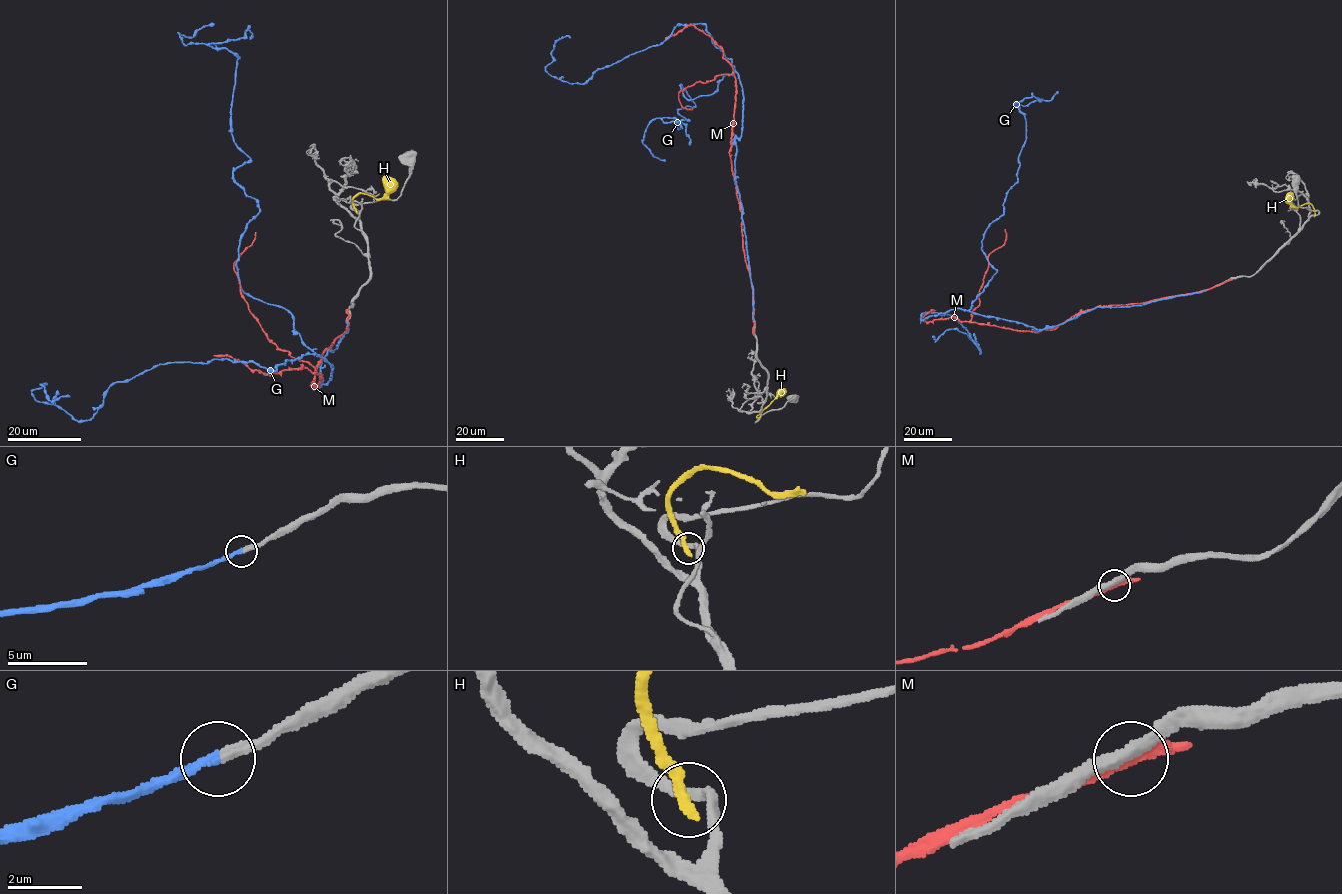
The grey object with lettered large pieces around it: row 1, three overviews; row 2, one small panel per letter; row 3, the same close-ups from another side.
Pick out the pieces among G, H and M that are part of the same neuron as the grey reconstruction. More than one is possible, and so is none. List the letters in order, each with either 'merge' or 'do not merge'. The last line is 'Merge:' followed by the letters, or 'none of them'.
G: do not merge
H: do not merge
M: do not merge
Merge: none of them

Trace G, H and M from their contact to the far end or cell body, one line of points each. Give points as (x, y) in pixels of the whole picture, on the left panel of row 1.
G: (348, 319), (320, 387), (332, 366), (240, 285), (237, 59), (180, 37), (214, 24)
H: (357, 212), (352, 200), (357, 194), (367, 193), (380, 199), (393, 178)
M: (348, 310), (347, 330), (315, 369), (315, 388), (316, 370), (267, 336), (240, 289), (233, 263), (256, 232)

